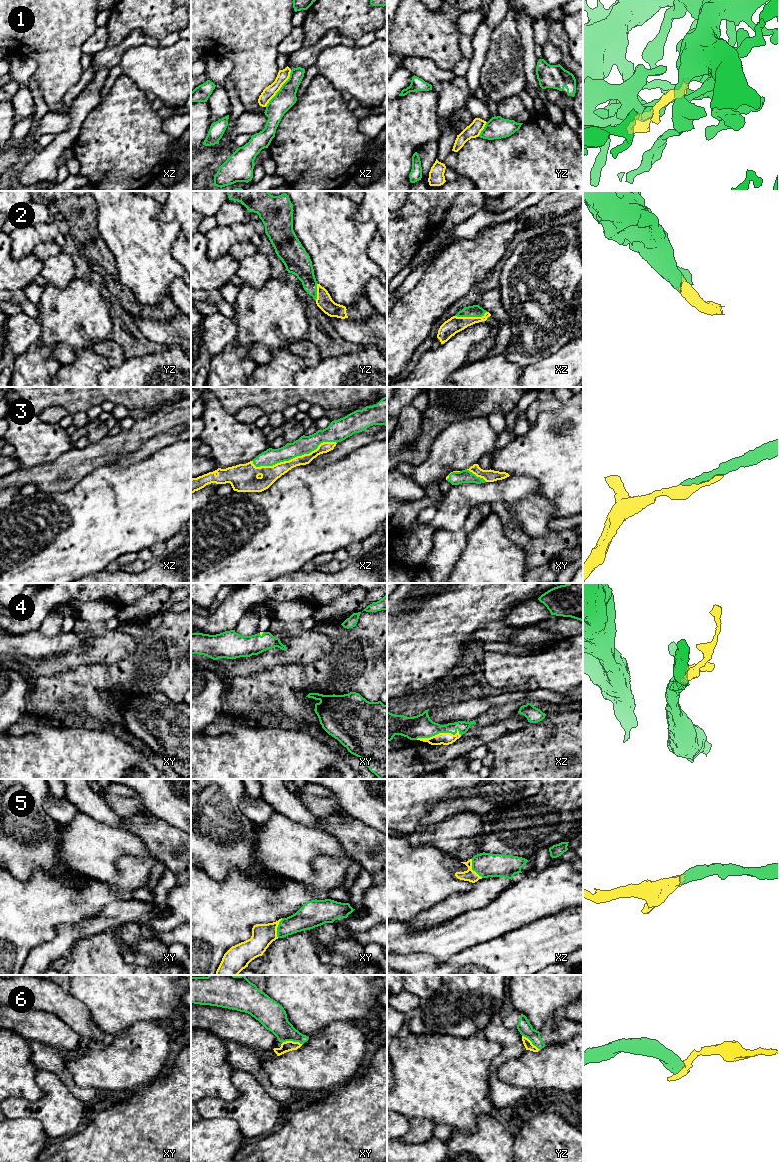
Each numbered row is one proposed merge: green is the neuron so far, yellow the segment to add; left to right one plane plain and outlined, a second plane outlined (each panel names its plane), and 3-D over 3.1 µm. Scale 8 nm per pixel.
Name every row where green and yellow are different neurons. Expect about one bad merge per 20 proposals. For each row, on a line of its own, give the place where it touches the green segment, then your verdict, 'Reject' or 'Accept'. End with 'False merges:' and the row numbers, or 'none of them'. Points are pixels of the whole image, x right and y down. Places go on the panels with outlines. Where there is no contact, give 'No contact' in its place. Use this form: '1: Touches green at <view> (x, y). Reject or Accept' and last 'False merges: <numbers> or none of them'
1: Touches green at xz (280, 88). Accept
2: Touches green at xz (470, 316). Accept
3: Touches green at xz (294, 457). Accept
4: Touches green at xz (438, 733). Accept
5: Touches green at xz (472, 869). Accept
6: Touches green at xy (292, 1040). Reject
False merges: 6

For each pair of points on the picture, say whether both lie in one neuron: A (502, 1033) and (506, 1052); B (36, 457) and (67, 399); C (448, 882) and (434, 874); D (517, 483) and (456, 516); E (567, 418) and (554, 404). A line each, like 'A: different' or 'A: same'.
A: same
B: different
C: same
D: same
E: different

